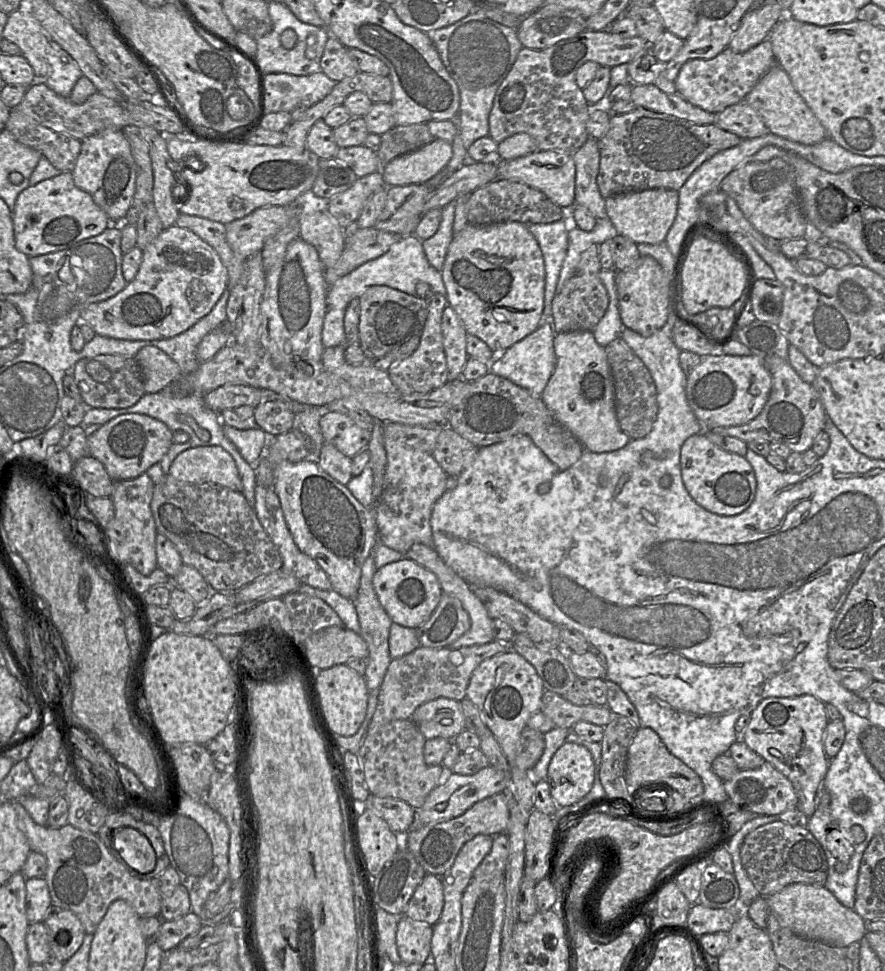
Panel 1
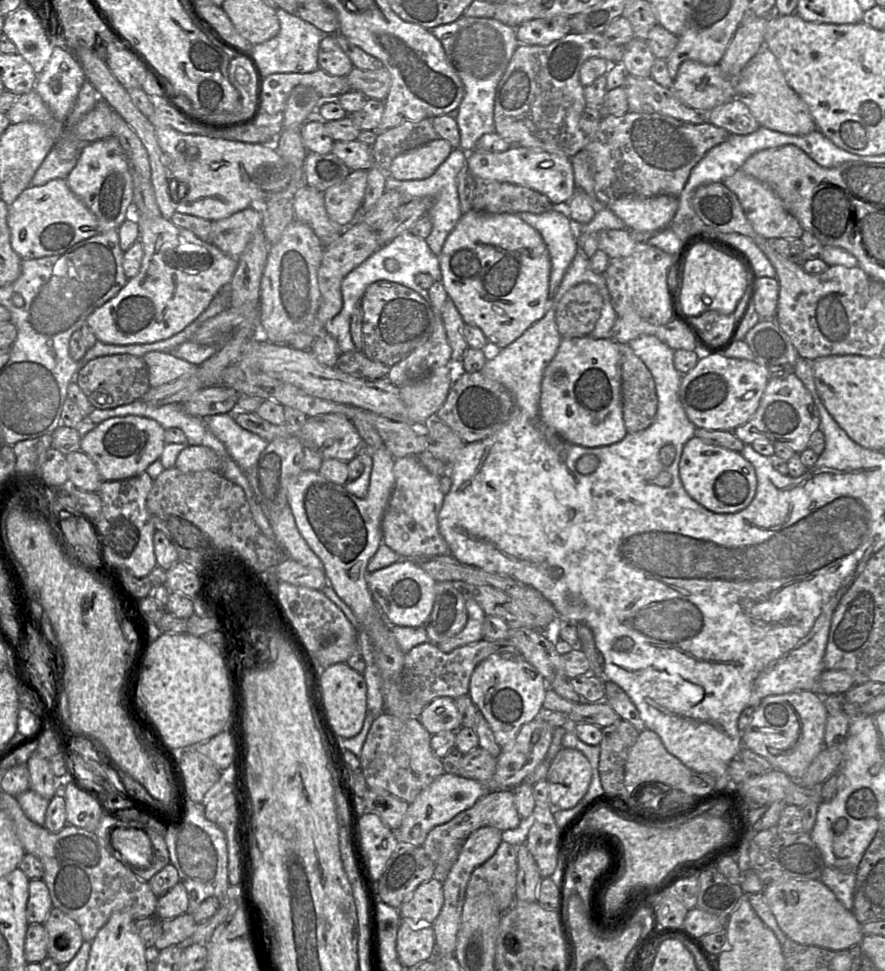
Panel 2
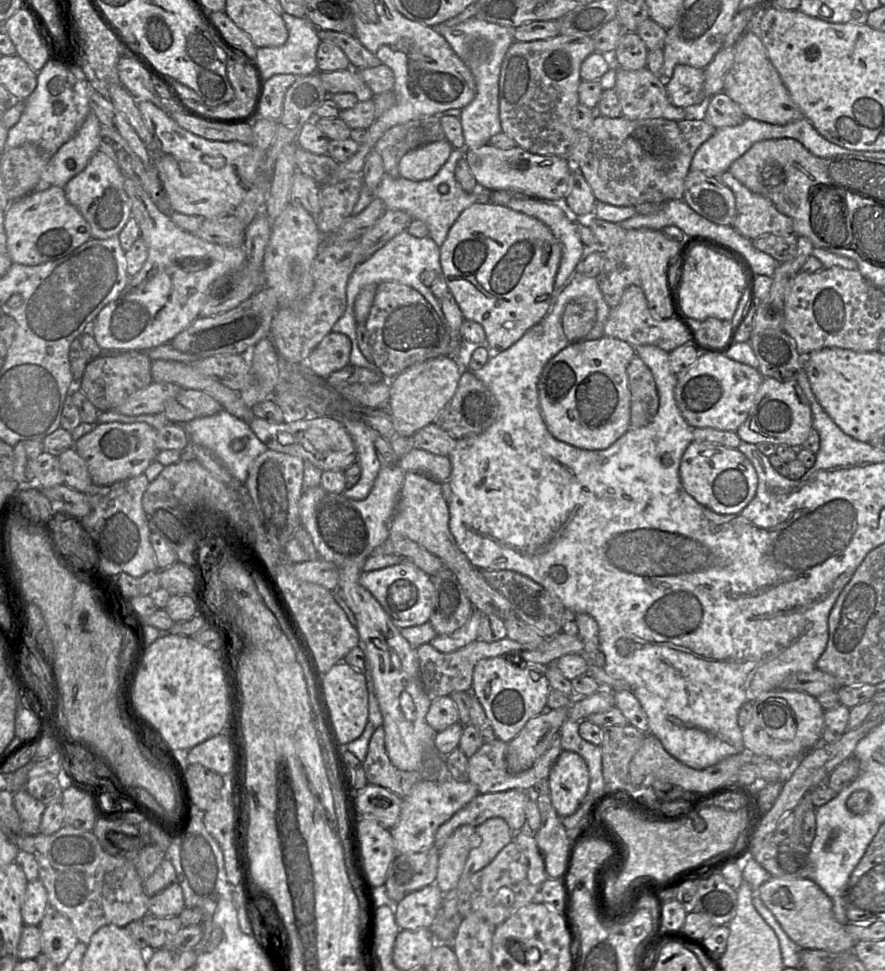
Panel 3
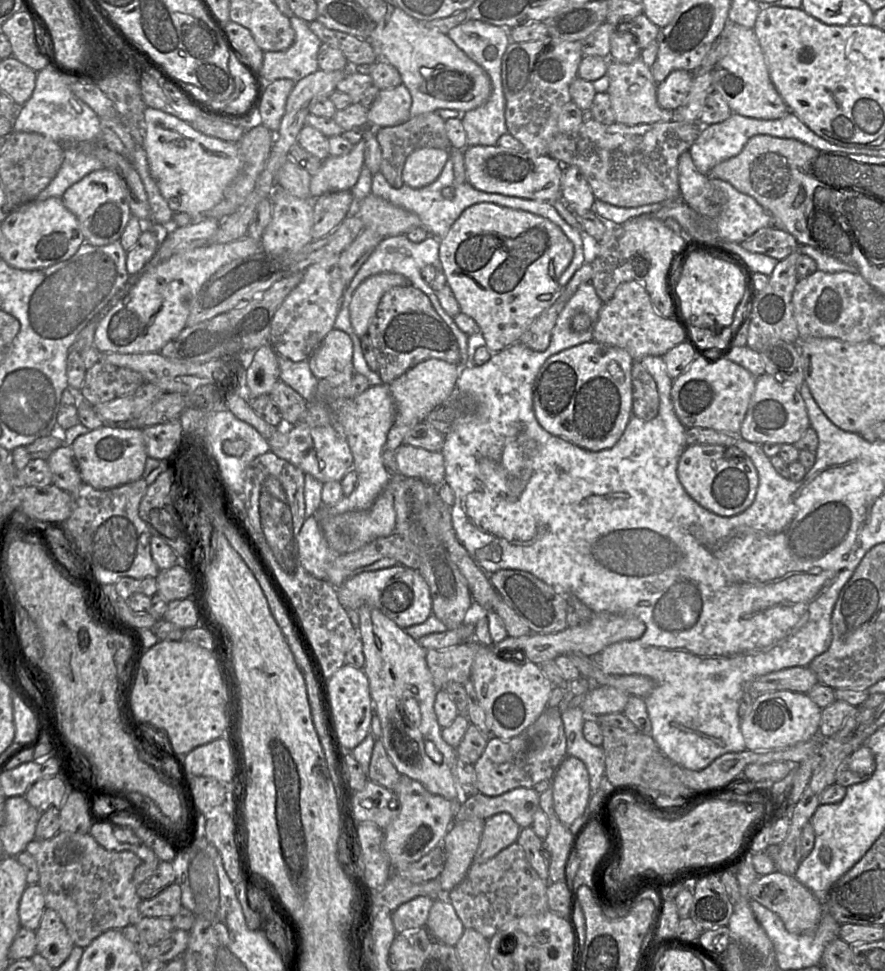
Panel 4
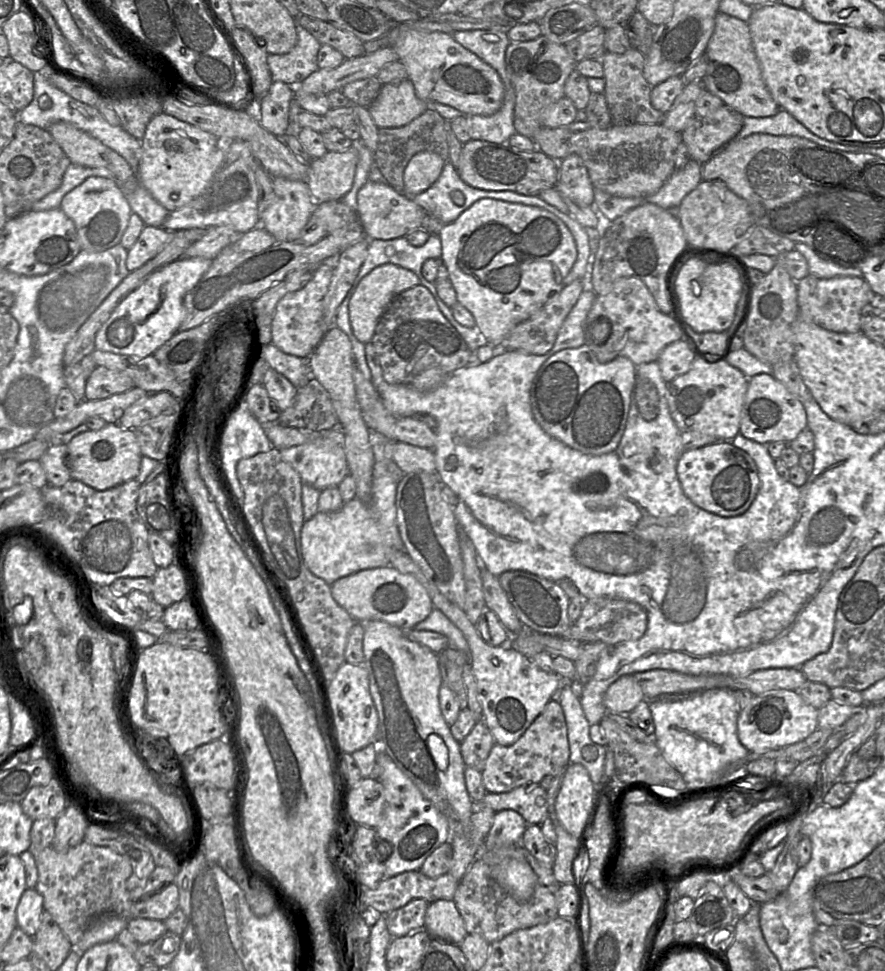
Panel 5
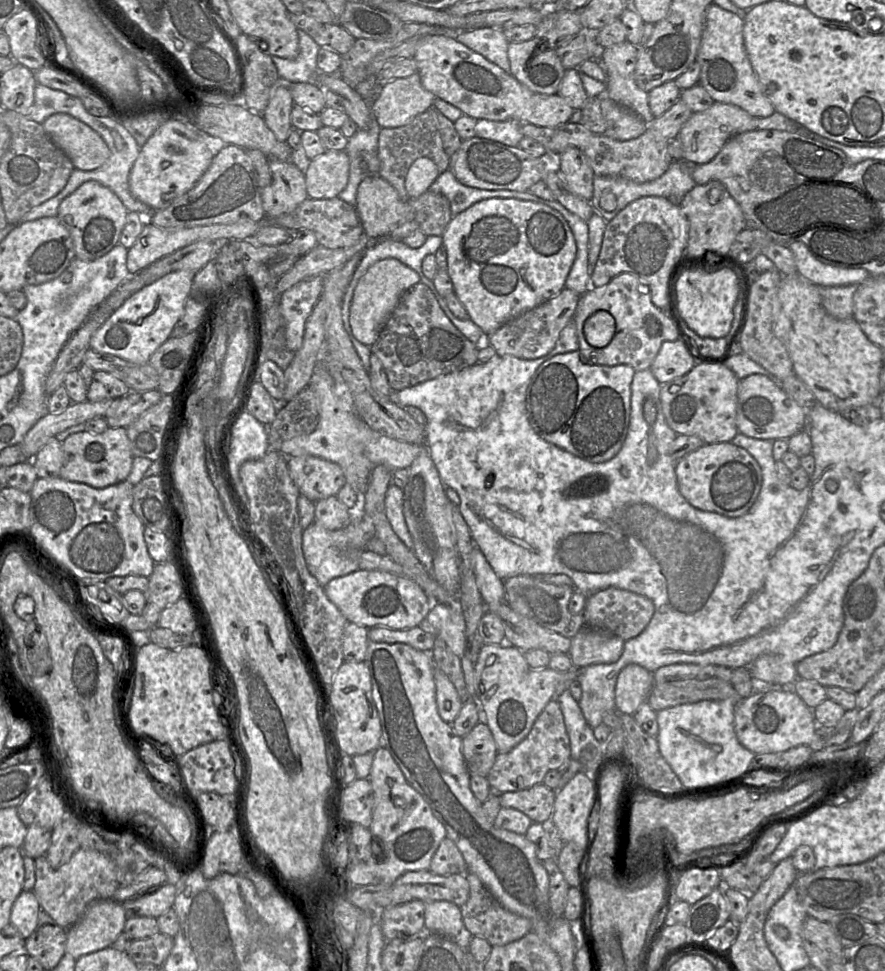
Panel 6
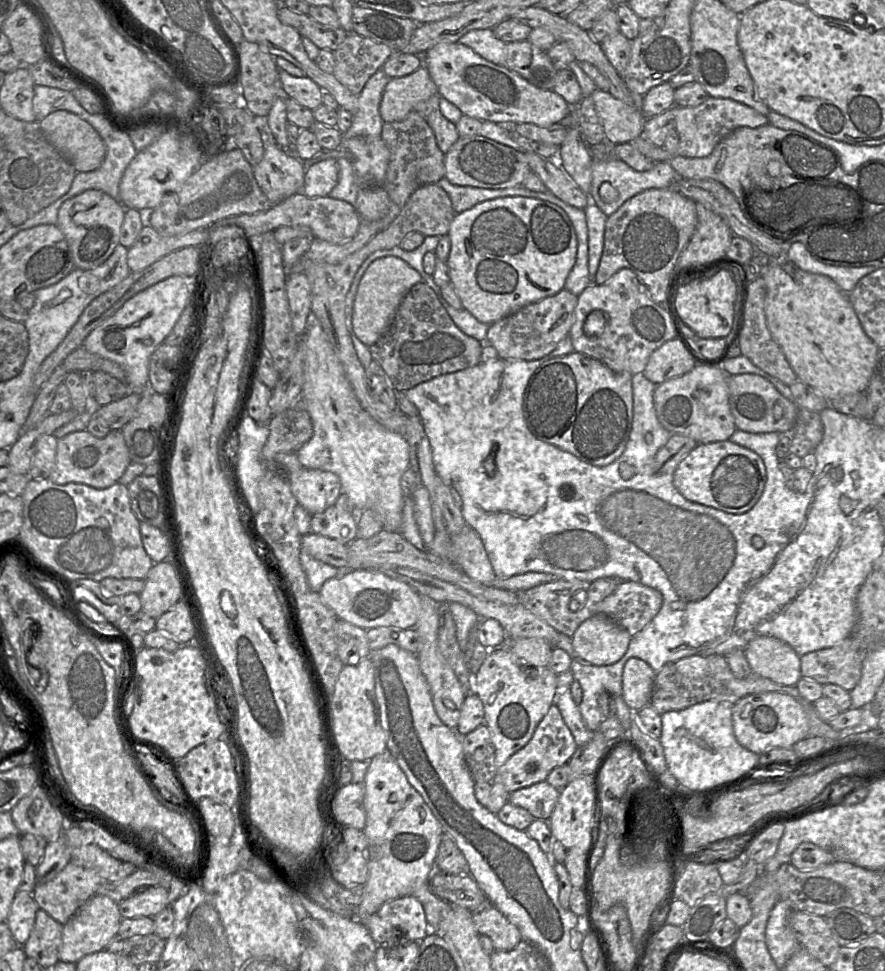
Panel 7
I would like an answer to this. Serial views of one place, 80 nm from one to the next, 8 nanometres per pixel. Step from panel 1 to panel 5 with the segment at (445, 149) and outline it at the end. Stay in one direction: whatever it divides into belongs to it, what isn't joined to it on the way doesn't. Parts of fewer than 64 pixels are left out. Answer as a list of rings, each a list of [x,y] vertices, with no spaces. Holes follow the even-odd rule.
[[[434,152],[415,154],[404,170],[404,194],[412,197],[430,188],[438,180],[445,163]]]

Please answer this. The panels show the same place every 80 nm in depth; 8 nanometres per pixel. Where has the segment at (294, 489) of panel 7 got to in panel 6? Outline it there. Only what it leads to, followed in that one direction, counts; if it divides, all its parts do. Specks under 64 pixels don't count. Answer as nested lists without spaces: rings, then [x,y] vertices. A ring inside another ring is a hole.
[[[311,455],[287,457],[287,465],[300,495],[313,502],[336,496],[346,484],[341,467],[320,457]]]

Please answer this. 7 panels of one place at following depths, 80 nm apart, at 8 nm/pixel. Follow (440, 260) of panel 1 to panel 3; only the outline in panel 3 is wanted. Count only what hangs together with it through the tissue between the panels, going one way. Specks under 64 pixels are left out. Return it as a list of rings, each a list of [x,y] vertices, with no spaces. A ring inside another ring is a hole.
[[[453,149],[446,163],[438,173],[428,180],[411,181],[402,176],[393,178],[385,172],[380,184],[378,185],[374,197],[379,198],[387,210],[400,210],[408,213],[413,219],[425,223],[429,230],[429,237],[441,247],[448,236],[449,230],[458,219],[460,214],[472,204],[478,201],[488,201],[487,192],[494,190],[482,190],[478,188],[475,192],[465,192],[458,181],[455,179],[455,169],[457,163],[465,157],[465,149]],[[447,184],[449,191],[441,194],[438,187]]]

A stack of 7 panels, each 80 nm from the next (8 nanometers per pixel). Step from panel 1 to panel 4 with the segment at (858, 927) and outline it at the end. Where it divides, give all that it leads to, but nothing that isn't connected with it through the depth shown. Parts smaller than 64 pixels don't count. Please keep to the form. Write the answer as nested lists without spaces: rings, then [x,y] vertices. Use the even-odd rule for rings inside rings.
[[[780,871],[759,876],[749,887],[749,899],[756,900],[776,913],[788,932],[796,935],[813,933],[822,917],[822,906],[812,892],[802,885],[794,876]]]

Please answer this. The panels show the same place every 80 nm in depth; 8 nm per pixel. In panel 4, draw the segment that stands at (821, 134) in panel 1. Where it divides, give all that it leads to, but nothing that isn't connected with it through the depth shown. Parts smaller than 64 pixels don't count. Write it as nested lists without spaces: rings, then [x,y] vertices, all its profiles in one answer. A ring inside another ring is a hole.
[[[729,20],[721,37],[727,40],[727,52],[710,71],[713,76],[714,92],[721,95],[732,113],[764,120],[774,120],[786,115],[789,109],[771,81],[755,31]]]

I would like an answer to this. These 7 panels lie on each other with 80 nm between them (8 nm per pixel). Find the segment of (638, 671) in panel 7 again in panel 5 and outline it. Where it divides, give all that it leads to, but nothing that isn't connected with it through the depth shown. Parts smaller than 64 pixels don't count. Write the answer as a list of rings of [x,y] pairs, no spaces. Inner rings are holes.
[[[623,675],[609,686],[603,702],[608,713],[628,716],[644,699],[642,688],[634,675]]]

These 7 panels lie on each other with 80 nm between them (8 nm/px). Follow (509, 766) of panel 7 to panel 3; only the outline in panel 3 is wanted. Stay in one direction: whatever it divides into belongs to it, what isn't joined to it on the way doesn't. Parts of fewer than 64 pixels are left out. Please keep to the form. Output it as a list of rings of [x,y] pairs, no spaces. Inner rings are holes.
[[[556,734],[548,750],[540,756],[529,769],[518,774],[511,774],[508,771],[505,759],[506,751],[507,743],[495,739],[494,741],[484,743],[481,748],[468,759],[469,781],[476,785],[479,793],[501,792],[511,789],[530,791],[538,781],[548,778],[551,767],[563,749],[560,734]]]

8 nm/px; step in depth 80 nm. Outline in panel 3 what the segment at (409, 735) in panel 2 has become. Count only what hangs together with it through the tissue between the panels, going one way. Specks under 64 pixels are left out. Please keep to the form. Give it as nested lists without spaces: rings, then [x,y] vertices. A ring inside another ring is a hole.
[[[383,725],[373,732],[363,766],[368,783],[382,786],[402,799],[424,779],[424,775],[418,771],[404,771],[393,765],[386,750]]]

